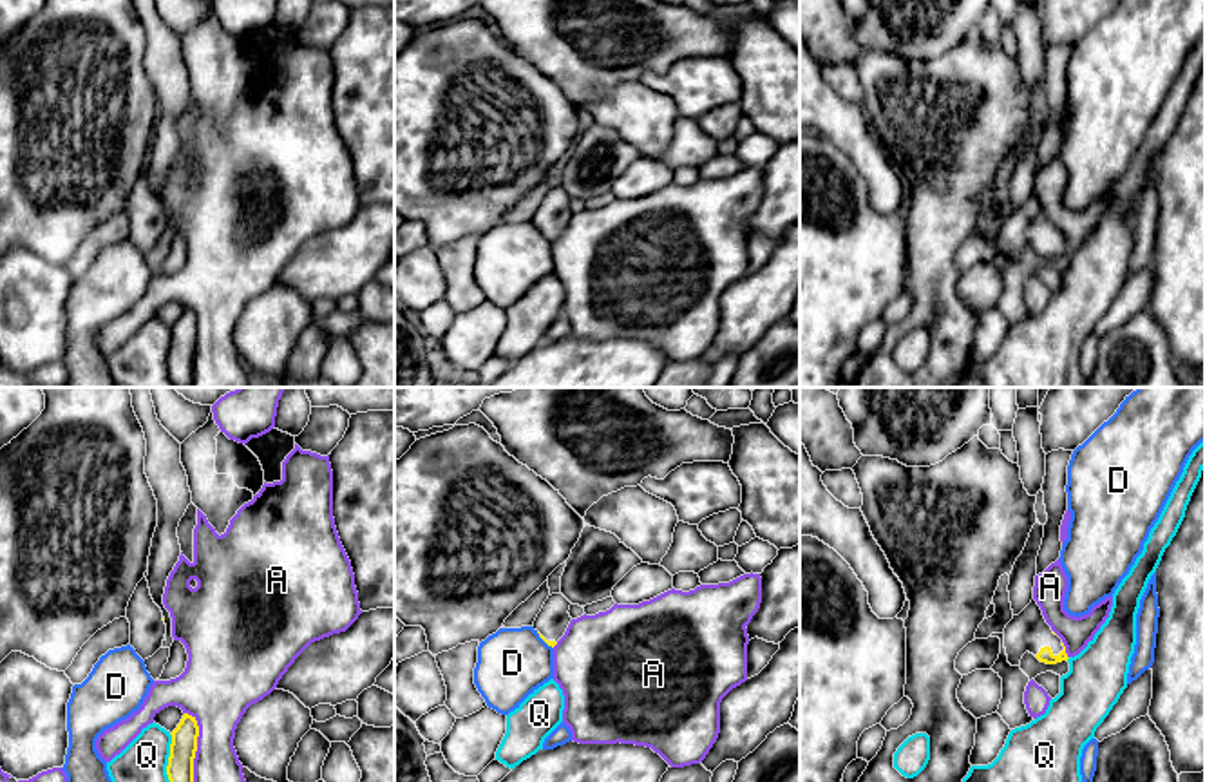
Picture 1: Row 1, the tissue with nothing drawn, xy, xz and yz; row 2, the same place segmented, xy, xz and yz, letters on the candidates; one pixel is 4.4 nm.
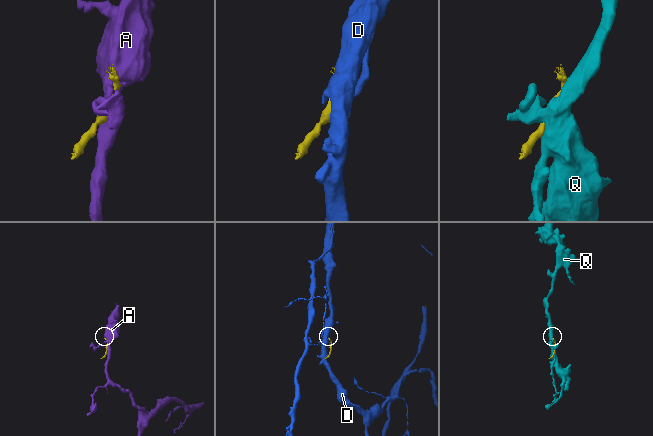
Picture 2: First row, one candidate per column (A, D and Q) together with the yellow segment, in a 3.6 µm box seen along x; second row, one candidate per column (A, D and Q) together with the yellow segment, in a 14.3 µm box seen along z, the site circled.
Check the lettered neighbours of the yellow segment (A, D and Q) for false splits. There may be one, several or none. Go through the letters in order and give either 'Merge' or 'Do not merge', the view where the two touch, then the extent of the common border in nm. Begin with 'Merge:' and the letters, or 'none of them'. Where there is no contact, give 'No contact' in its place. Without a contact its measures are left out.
Merge: none of them
A: Do not merge. Touches yellow in xy. Shared border 360 nm
D: Do not merge. Touches yellow in xz. Shared border 110 nm
Q: Do not merge. Touches yellow in xy. Shared border 260 nm

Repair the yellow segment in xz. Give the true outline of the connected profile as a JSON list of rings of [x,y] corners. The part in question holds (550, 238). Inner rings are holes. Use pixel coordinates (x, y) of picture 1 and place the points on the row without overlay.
[[[561,186],[548,190],[532,219],[534,224],[539,226],[539,232],[552,243],[565,230],[572,215],[568,208],[570,199],[572,197]]]

